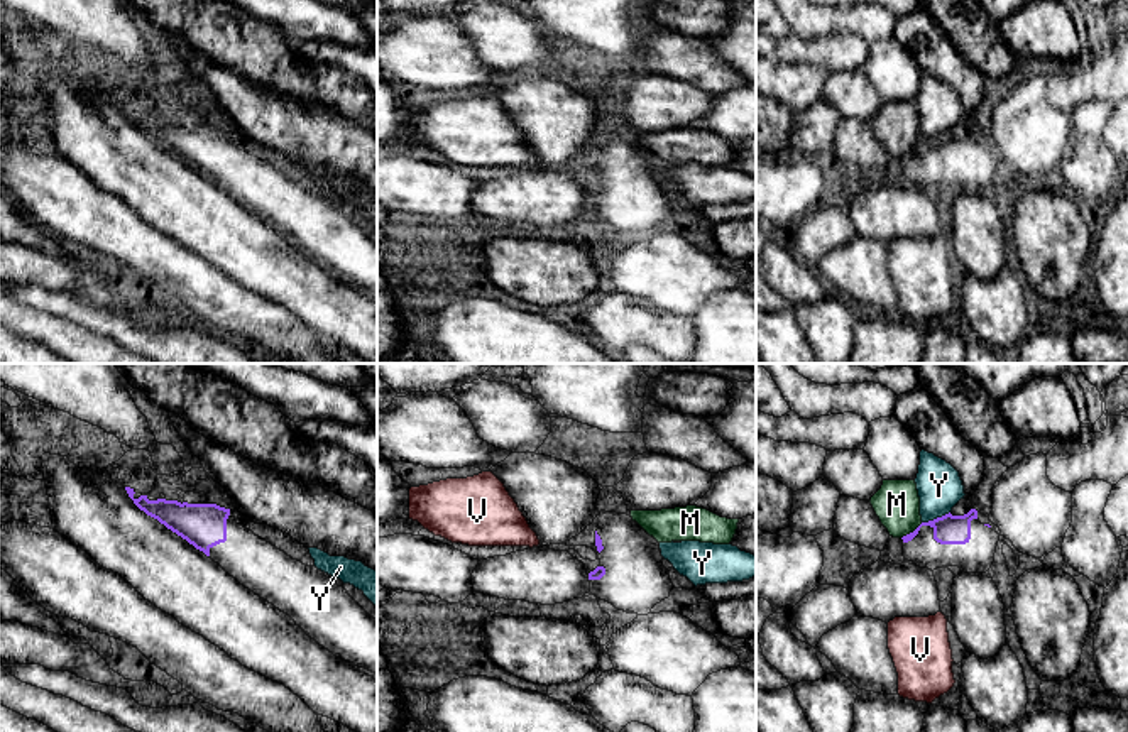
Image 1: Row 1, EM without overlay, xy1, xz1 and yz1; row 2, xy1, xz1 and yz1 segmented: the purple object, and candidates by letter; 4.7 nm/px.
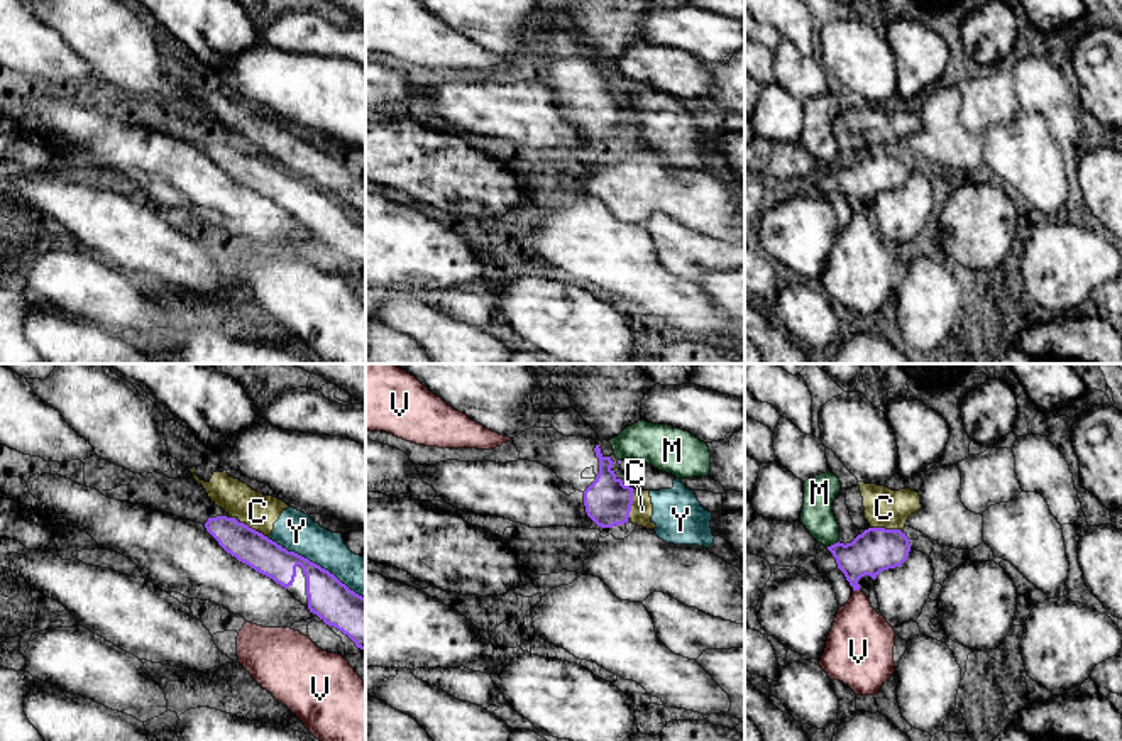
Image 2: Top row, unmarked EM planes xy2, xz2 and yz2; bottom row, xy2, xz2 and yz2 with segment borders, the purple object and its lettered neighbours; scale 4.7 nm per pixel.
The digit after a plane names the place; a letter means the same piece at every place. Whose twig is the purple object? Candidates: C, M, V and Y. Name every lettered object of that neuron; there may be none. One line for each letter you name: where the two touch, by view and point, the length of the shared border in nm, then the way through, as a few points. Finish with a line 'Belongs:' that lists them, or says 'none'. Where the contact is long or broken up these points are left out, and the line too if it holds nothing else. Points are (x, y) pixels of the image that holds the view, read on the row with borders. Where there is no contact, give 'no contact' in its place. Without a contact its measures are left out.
Belongs: none

